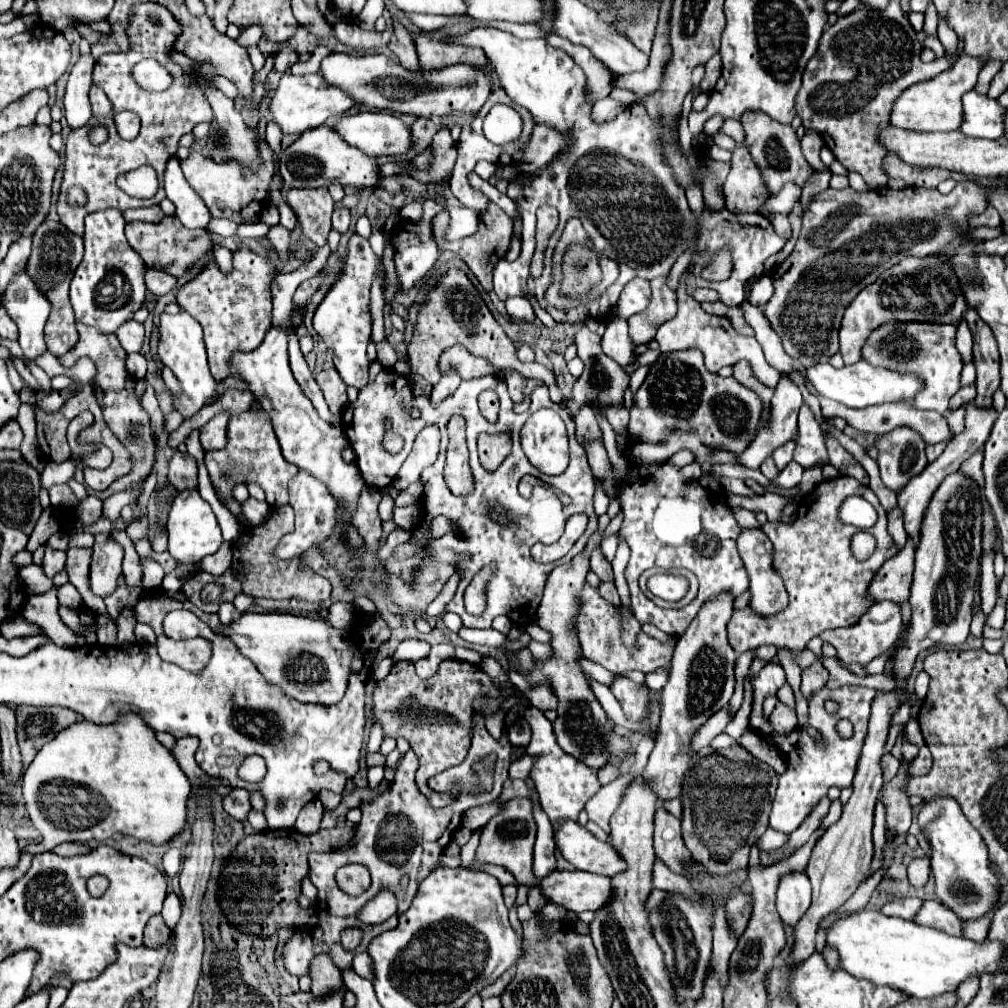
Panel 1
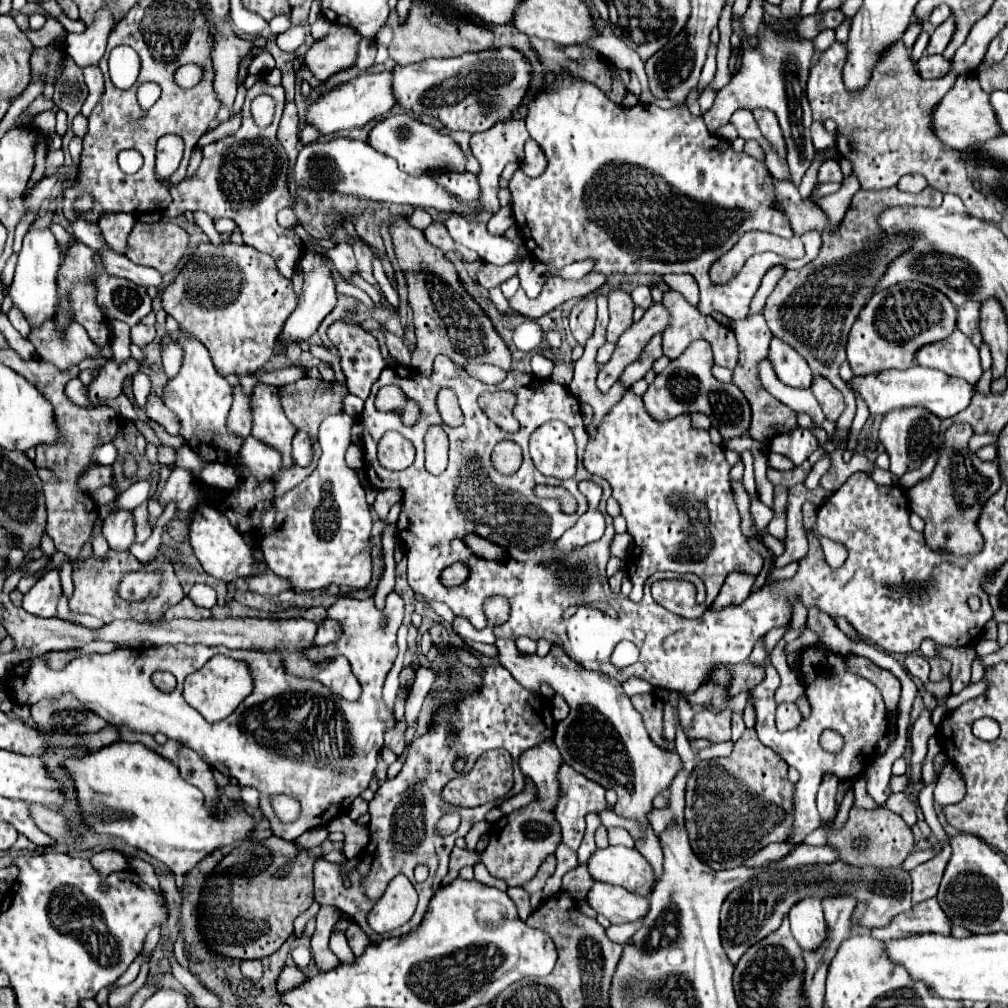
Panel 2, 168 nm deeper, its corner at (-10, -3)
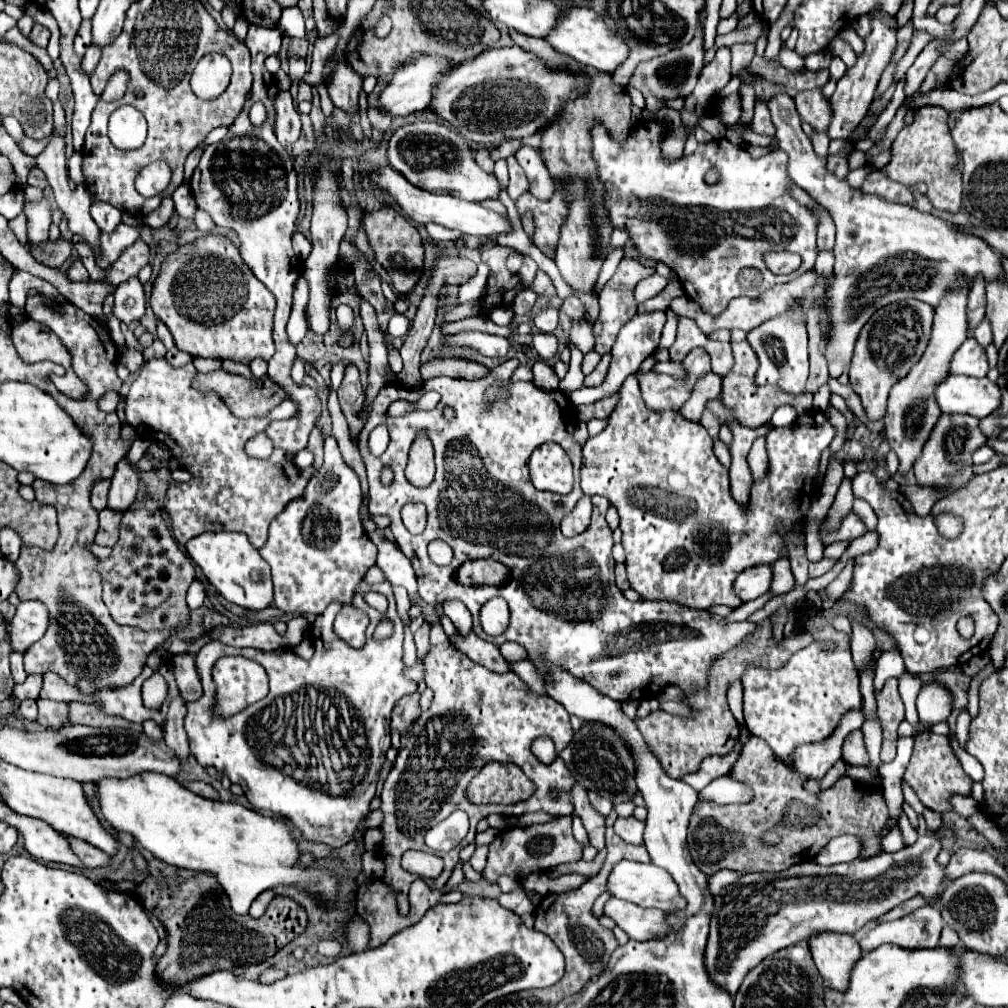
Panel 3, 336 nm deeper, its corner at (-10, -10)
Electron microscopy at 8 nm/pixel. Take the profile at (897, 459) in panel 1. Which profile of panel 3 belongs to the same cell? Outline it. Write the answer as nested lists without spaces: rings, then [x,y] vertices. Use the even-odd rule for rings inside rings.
[[[954,290],[950,292],[938,306],[936,306],[936,316],[934,316],[934,330],[930,344],[922,356],[922,360],[910,370],[906,378],[902,378],[892,390],[888,398],[888,412],[884,416],[884,438],[890,444],[890,450],[896,452],[900,466],[898,474],[906,476],[916,458],[922,456],[922,450],[940,418],[938,404],[934,402],[934,386],[938,384],[938,378],[946,378],[948,374],[948,362],[954,354],[954,350],[968,338],[966,334],[966,290]]]

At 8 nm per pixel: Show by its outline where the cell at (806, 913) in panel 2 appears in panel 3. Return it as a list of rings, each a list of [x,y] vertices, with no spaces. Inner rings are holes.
[[[816,932],[808,936],[808,946],[824,986],[846,990],[850,966],[854,966],[858,954],[862,954],[858,940],[850,934]]]

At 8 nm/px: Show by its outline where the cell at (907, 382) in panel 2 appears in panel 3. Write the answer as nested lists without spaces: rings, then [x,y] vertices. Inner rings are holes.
[[[950,374],[934,390],[934,398],[944,414],[970,414],[984,418],[1000,406],[1000,390],[988,378]]]

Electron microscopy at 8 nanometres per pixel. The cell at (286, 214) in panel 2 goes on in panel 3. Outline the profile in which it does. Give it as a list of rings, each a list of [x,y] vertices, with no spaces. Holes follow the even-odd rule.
[[[296,232],[293,235],[292,244],[296,256],[301,260],[305,260],[312,250],[310,241],[300,232]]]

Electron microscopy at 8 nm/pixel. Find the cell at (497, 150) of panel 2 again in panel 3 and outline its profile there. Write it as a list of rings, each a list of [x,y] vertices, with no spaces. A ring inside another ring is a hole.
[[[514,138],[514,140],[506,140],[506,142],[490,148],[488,152],[490,152],[490,158],[496,162],[496,160],[500,160],[500,158],[508,158],[508,156],[516,154],[520,146],[522,146],[522,142],[520,142],[518,138]]]

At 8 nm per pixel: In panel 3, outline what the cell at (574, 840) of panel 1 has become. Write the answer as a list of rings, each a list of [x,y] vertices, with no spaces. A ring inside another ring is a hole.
[[[620,860],[608,876],[606,890],[616,898],[622,898],[626,902],[632,902],[632,904],[638,904],[644,908],[660,908],[664,912],[670,912],[670,910],[678,910],[684,906],[682,898],[678,898],[678,886],[674,886],[674,880],[670,878],[670,874],[666,874],[666,870],[654,866],[652,862],[642,864],[642,862],[634,862],[634,860]]]

